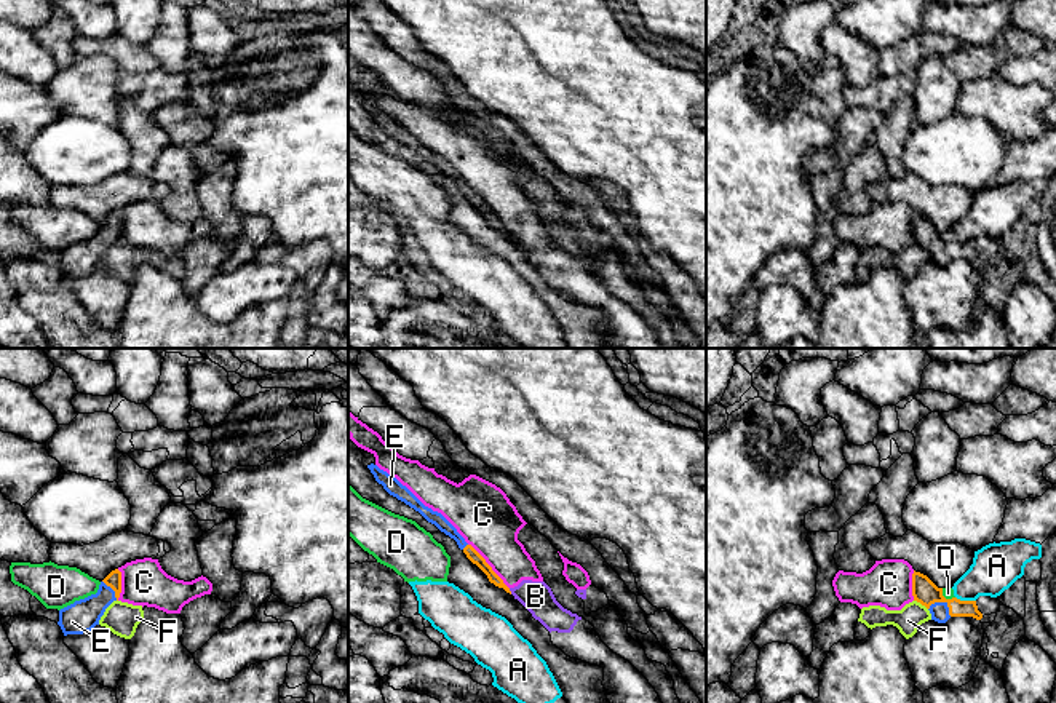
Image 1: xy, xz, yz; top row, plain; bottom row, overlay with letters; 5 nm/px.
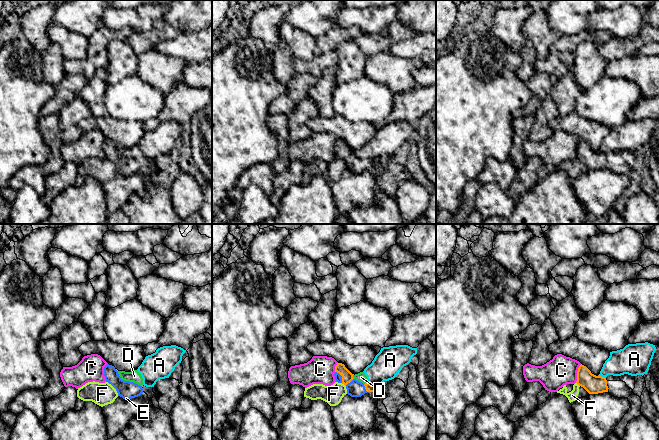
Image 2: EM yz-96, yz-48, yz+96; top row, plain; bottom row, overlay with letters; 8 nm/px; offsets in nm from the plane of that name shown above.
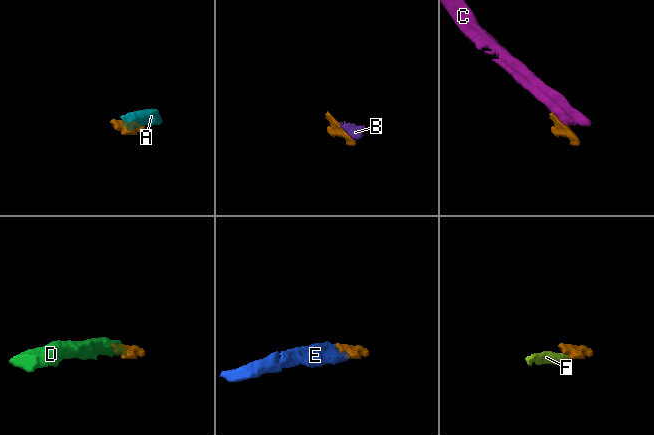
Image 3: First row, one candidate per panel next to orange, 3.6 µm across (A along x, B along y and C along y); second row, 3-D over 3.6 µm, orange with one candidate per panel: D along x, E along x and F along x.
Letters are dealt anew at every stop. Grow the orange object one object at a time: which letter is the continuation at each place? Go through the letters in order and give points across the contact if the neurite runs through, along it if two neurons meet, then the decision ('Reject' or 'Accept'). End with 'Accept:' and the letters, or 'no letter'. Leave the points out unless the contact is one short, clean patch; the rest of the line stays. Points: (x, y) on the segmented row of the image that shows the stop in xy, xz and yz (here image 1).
A: Boundary: yz (956, 596), (975, 601). Reject
B: Boundary: xz (508, 588), (512, 593). Reject
C: Boundary: xz (468, 544), (508, 588). Reject
D: Boundary: yz (941, 588), (946, 598), (954, 598). Reject
E: Path across: yz (924, 590), (935, 601), (943, 601), (940, 612). Accept
F: Boundary: yz (914, 599), (927, 609). Reject
Accept: E

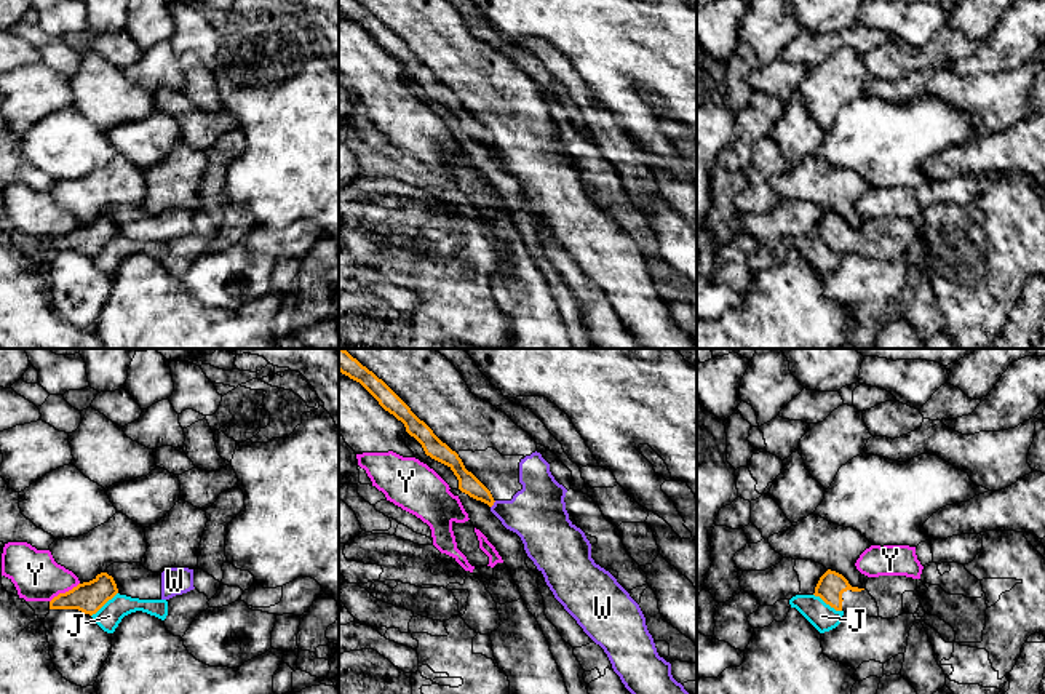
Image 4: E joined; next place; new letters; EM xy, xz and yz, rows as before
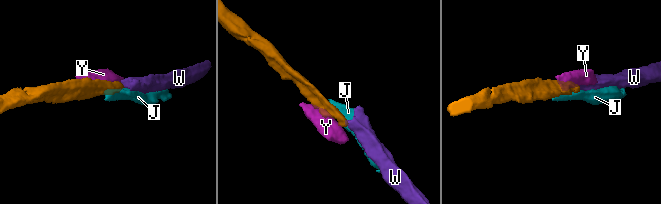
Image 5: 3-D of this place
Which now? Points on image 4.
J: Boundary: yz (814, 594), (841, 611). Reject
W: Boundary: xz (496, 501), (491, 507). Reject
Y: Boundary: xy (79, 582), (59, 592), (50, 602). Reject
Accept: no letter

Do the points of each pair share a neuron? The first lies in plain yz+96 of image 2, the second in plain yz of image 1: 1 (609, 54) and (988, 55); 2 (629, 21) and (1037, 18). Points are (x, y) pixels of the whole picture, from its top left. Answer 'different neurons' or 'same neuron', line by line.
1: same neuron
2: different neurons

